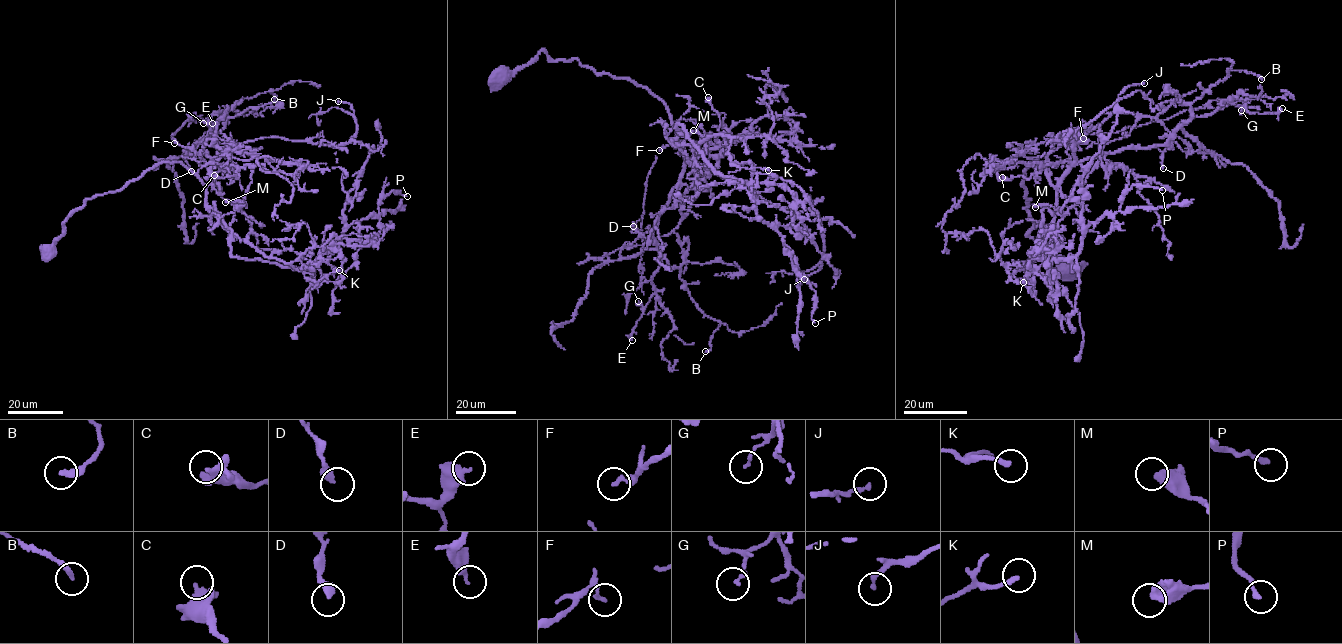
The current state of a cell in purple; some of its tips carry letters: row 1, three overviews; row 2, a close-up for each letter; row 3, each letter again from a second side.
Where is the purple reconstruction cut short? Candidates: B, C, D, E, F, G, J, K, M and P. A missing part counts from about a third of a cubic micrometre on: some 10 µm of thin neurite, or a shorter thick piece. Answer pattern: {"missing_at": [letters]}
{"missing_at": ["K"]}

